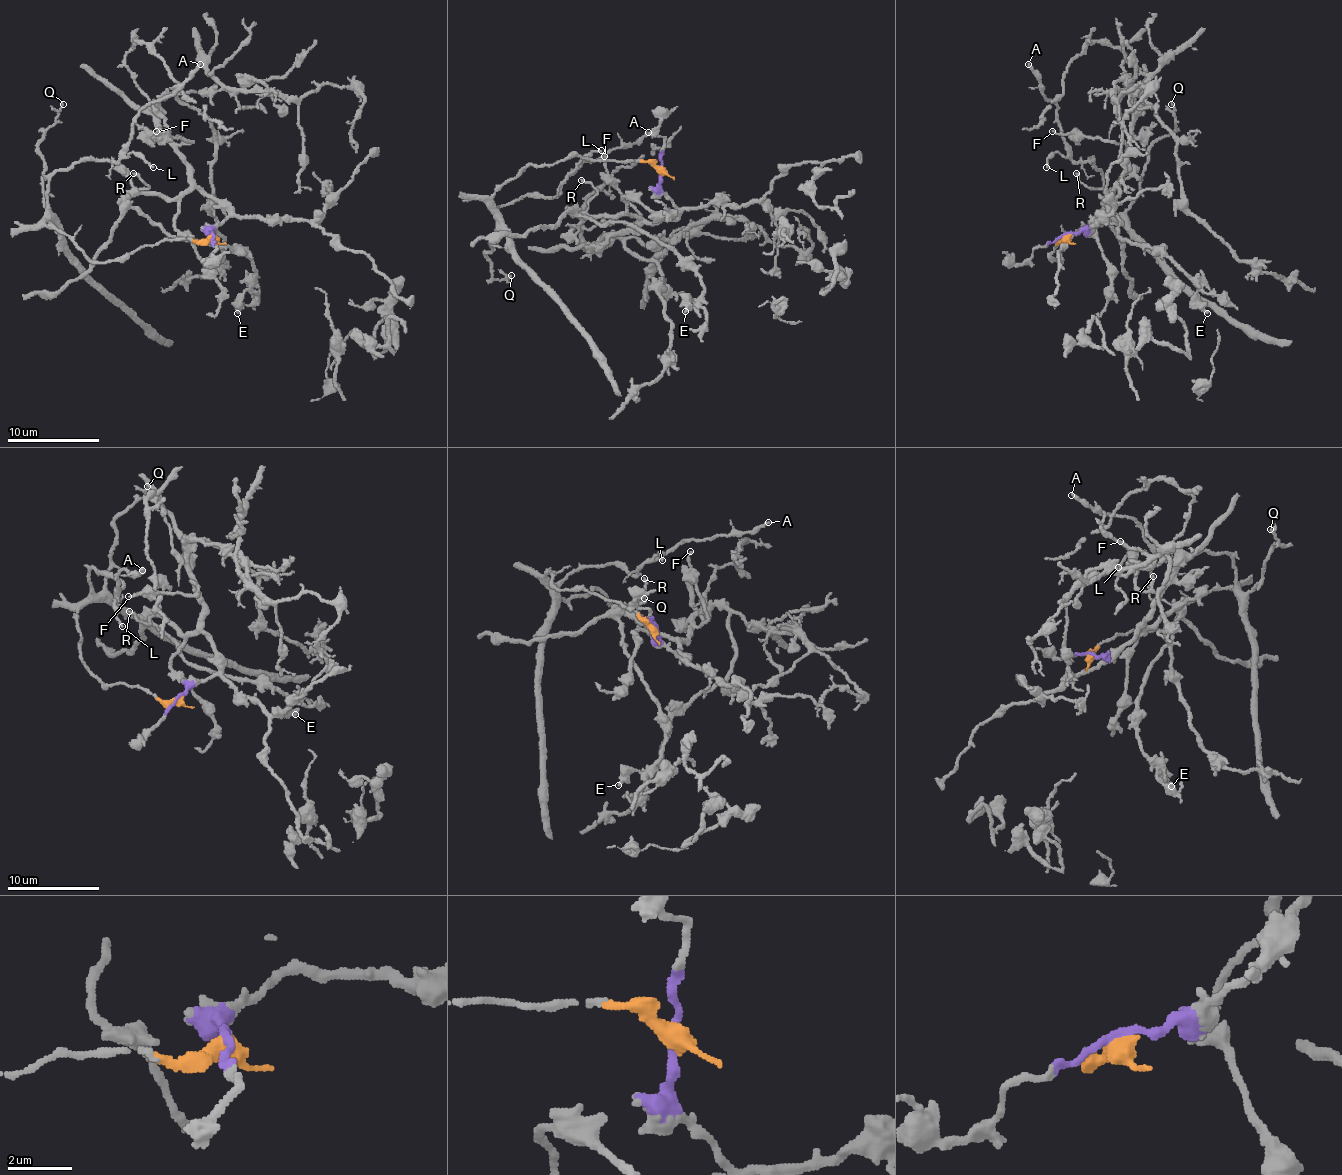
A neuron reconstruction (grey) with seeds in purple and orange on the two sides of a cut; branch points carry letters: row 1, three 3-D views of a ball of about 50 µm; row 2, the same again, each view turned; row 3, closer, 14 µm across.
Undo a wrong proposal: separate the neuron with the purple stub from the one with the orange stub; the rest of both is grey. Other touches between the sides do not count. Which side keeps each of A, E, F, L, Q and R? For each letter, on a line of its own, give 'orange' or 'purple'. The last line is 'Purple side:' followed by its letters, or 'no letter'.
A: orange
E: purple
F: purple
L: orange
Q: orange
R: purple
Purple side: E, F, R

